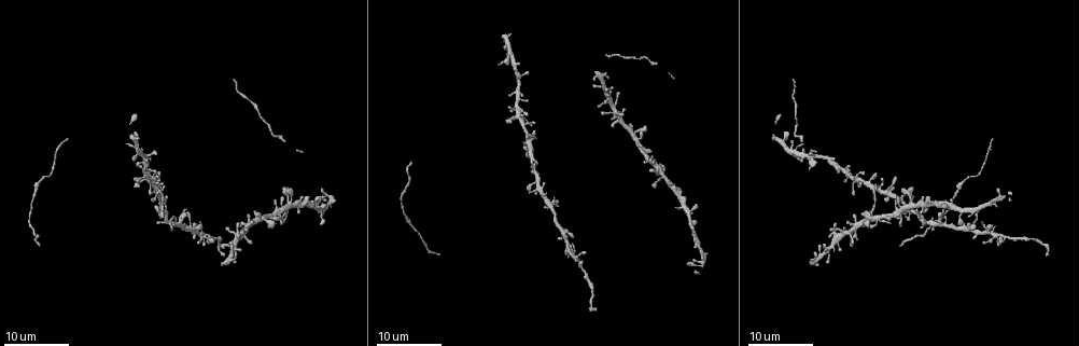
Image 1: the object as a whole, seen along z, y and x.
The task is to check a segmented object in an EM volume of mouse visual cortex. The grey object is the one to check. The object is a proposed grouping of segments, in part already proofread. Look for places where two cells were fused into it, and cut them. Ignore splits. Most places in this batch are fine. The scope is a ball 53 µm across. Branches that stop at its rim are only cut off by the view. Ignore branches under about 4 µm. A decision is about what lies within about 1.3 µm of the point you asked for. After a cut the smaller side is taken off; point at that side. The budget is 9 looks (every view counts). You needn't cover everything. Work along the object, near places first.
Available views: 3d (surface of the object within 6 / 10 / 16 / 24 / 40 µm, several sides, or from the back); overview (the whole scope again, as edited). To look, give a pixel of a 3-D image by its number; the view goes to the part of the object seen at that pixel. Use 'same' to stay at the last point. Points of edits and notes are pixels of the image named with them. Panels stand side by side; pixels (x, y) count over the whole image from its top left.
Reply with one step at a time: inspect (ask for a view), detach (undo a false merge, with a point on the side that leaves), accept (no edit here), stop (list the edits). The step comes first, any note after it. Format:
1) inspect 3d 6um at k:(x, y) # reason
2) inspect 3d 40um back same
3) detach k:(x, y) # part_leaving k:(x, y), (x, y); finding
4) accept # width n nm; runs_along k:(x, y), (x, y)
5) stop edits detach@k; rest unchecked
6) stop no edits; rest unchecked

inspect 3d 16um at 1:(291, 203)

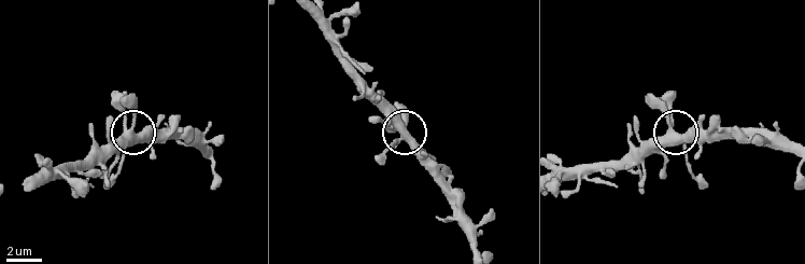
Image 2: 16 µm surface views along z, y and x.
inspect 3d 10um at 2:(671, 131) # closer look

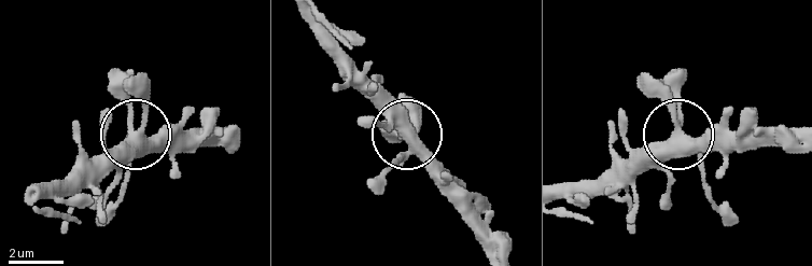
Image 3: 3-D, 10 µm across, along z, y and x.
accept # arms 5; continuous, no second cell

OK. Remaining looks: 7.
inspect 3d 16um at 1:(610, 101) # four arms meet

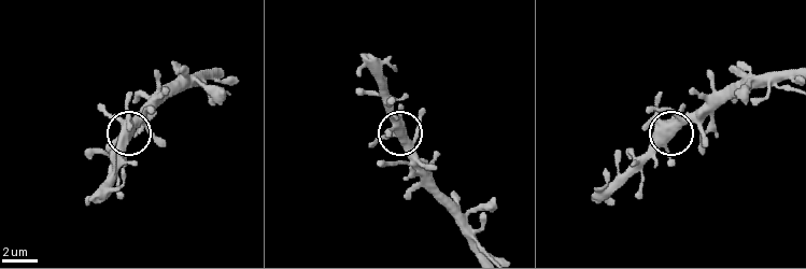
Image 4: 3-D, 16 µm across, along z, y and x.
inspect 3d 6um at 4:(404, 133)

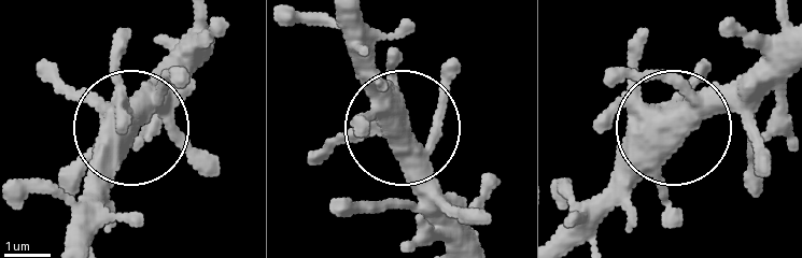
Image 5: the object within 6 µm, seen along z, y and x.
accept # width 510 nm; all the same cell

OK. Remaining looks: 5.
inspect 3d 16um at 1:(815, 154)

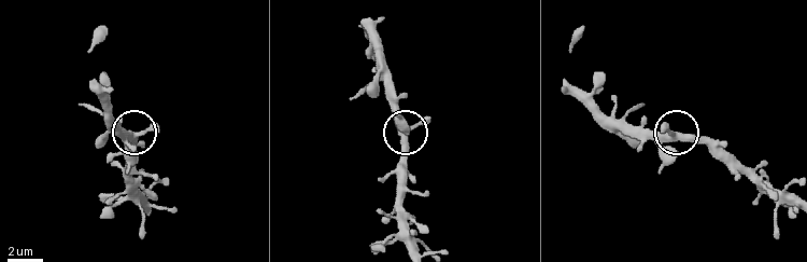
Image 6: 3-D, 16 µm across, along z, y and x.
inspect 3d 6um at 6:(673, 136)

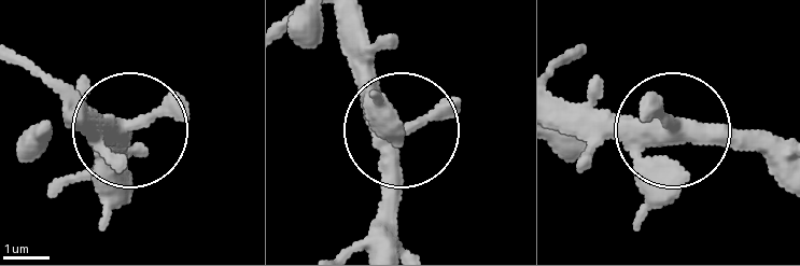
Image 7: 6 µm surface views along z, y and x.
accept # arms 3; runs_along 7:(784, 170), (749, 146), (567, 135); all the same cell

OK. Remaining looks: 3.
inspect 3d 16um at 1:(562, 231) # thin arm on a thick one

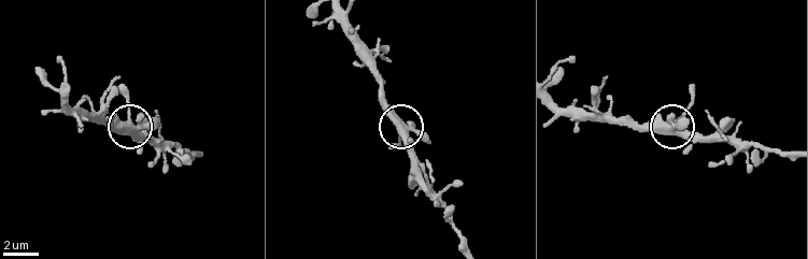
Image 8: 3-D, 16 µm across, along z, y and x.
inspect 3d 10um at 8:(131, 123)

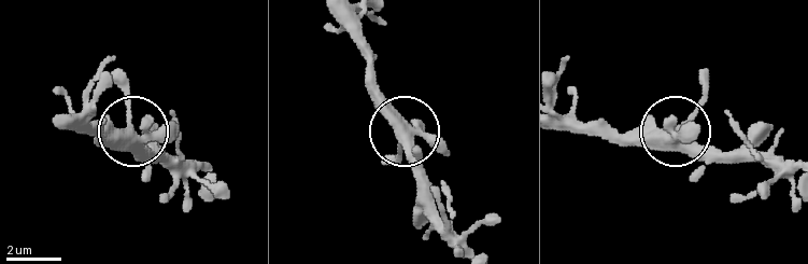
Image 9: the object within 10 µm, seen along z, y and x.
accept # width 370 nm; continuous, no second cell

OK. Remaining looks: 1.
stop no edits; rest unchecked

